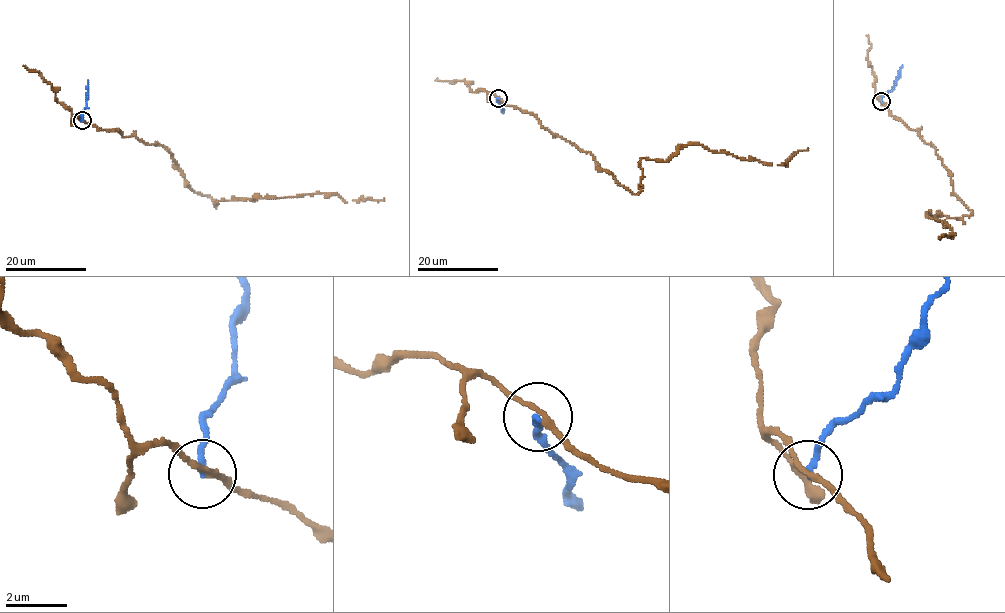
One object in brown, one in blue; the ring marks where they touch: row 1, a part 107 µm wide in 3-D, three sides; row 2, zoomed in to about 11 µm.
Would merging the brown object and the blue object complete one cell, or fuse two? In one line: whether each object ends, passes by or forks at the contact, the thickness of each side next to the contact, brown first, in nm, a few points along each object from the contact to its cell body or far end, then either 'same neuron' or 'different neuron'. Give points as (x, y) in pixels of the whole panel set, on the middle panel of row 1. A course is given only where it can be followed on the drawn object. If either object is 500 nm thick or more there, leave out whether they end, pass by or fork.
brown passes by; blue ends; calibres 170 and 190 nm; course brown (497, 97), (589, 152), (635, 194), (643, 170), (640, 161), (667, 161), (691, 143), (778, 165), (807, 148); course blue (497, 98), (503, 112); different neuron

